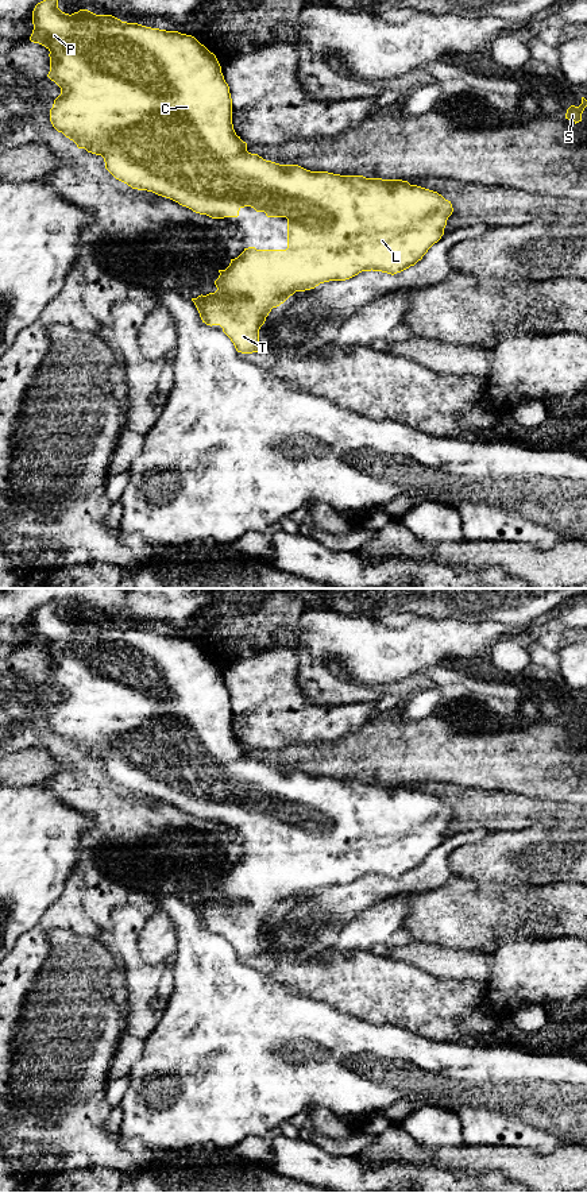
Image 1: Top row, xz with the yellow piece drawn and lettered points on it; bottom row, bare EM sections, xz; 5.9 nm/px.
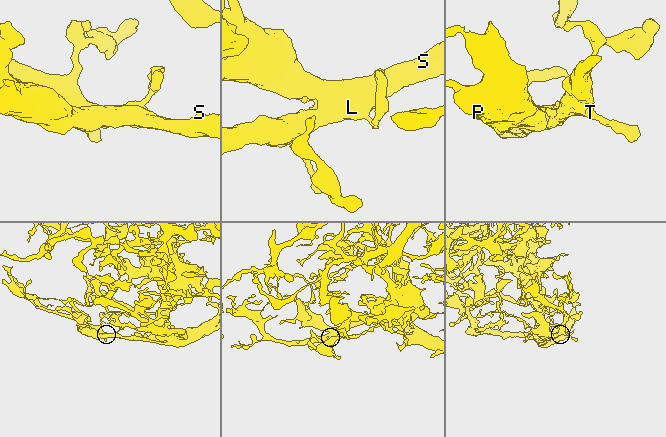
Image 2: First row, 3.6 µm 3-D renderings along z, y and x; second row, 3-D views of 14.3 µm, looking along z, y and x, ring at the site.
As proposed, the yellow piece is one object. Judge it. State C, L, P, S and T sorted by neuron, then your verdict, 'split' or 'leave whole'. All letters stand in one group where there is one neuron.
C L P S T | leave whole

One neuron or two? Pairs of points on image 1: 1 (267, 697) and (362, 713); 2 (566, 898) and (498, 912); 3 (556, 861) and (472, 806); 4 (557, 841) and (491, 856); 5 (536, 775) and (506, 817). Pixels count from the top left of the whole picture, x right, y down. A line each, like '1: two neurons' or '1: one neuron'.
1: one neuron
2: one neuron
3: two neurons
4: one neuron
5: two neurons

